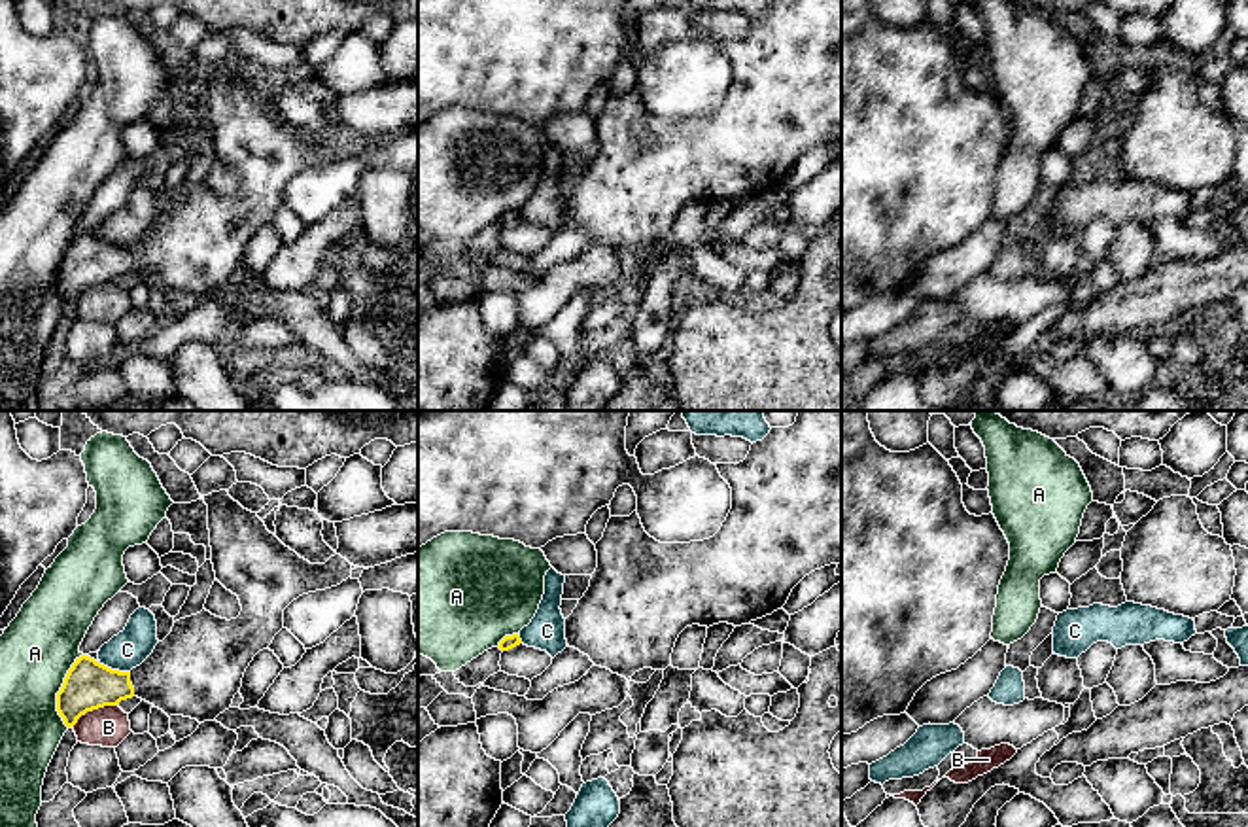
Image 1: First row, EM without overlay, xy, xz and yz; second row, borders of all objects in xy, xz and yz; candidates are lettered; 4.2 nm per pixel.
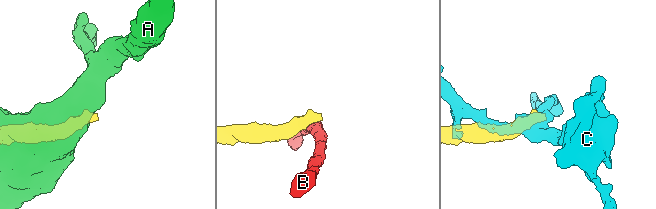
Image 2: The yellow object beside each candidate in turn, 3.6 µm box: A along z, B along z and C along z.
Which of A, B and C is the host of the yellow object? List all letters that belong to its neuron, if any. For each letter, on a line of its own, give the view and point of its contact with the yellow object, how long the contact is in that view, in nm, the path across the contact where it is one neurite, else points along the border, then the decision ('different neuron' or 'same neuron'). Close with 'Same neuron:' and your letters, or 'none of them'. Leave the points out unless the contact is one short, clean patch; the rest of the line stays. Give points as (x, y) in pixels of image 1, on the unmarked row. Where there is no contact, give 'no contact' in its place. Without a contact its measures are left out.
A: xy (59, 267) | 320 nm | different neuron
B: xy (93, 284) | 220 nm | along xy (116, 281), (87, 286), (72, 303) | different neuron
C: xy (114, 246) | 140 nm | along xy (99, 239), (129, 248) | different neuron
Same neuron: none of them

